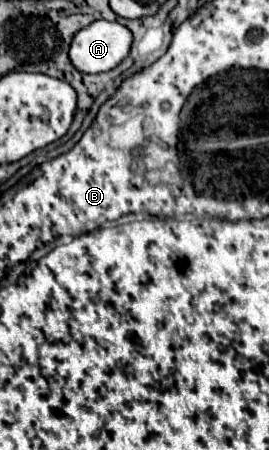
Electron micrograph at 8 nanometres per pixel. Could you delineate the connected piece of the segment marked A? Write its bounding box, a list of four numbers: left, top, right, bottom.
[70,21,132,73]

